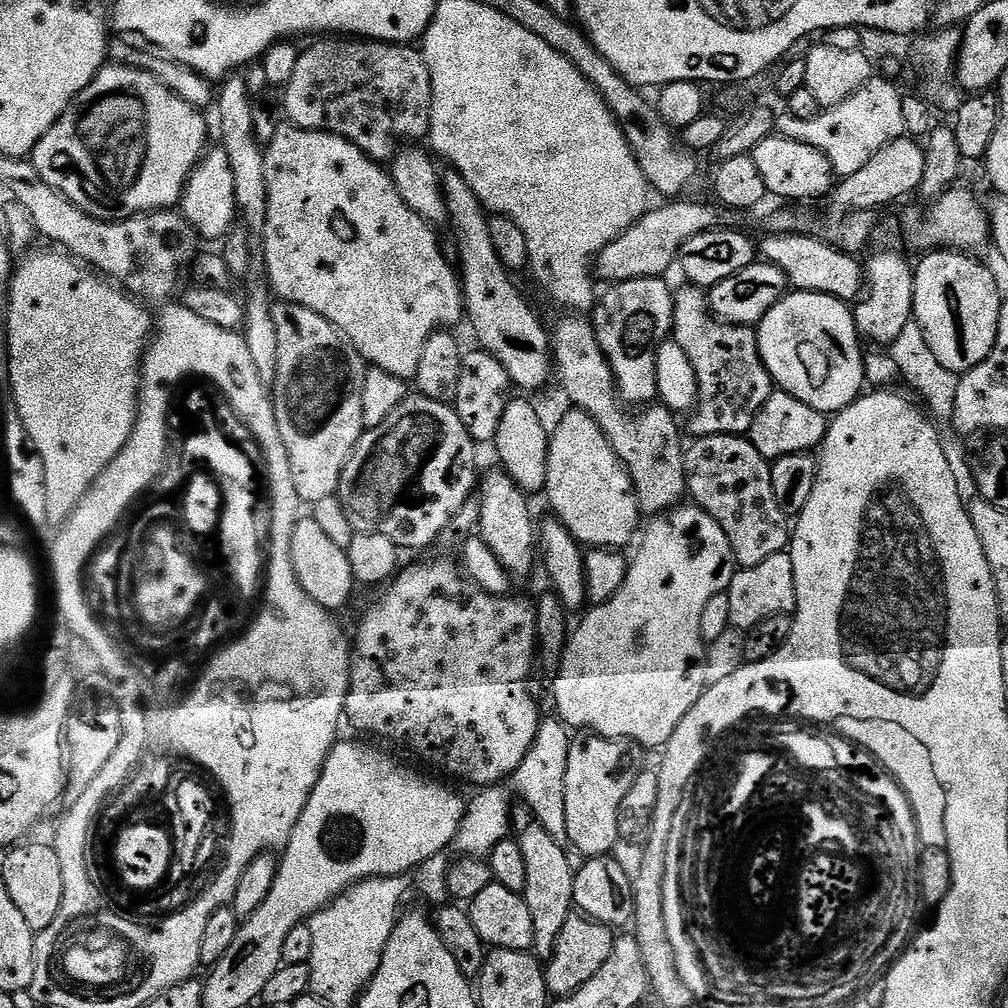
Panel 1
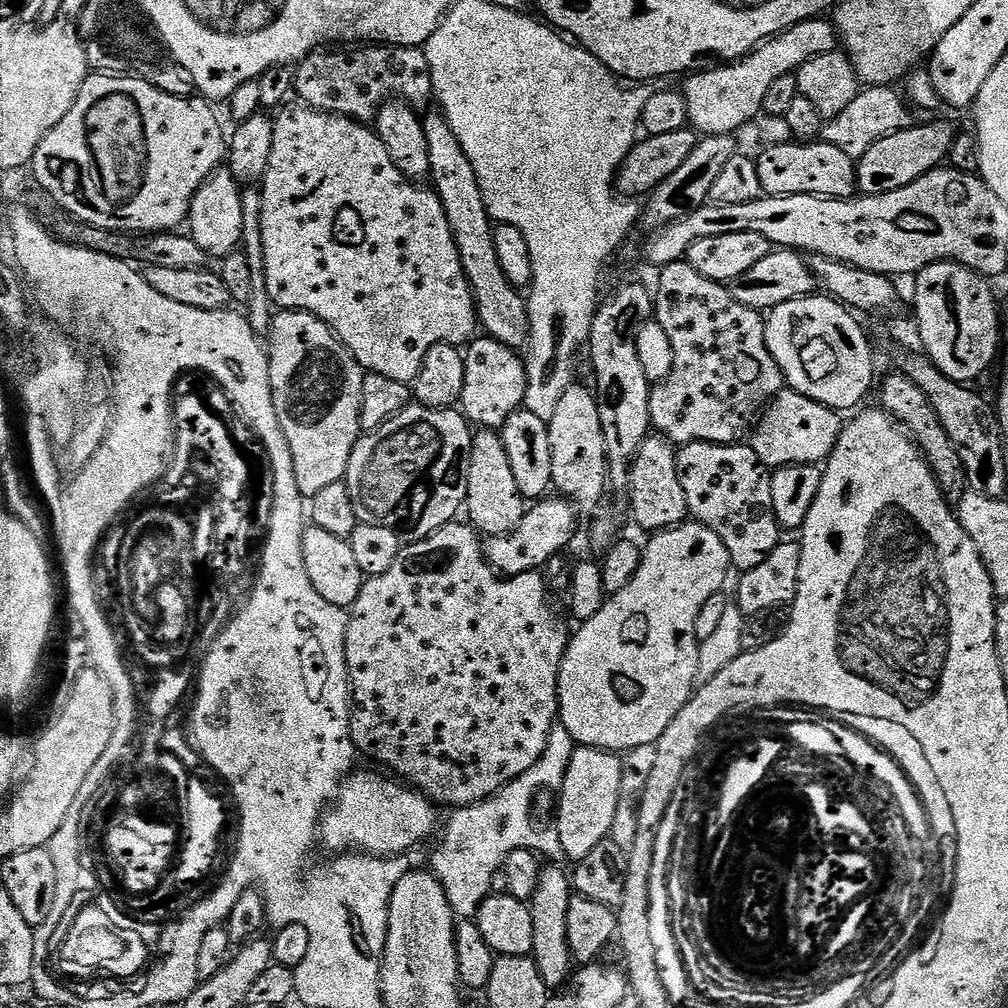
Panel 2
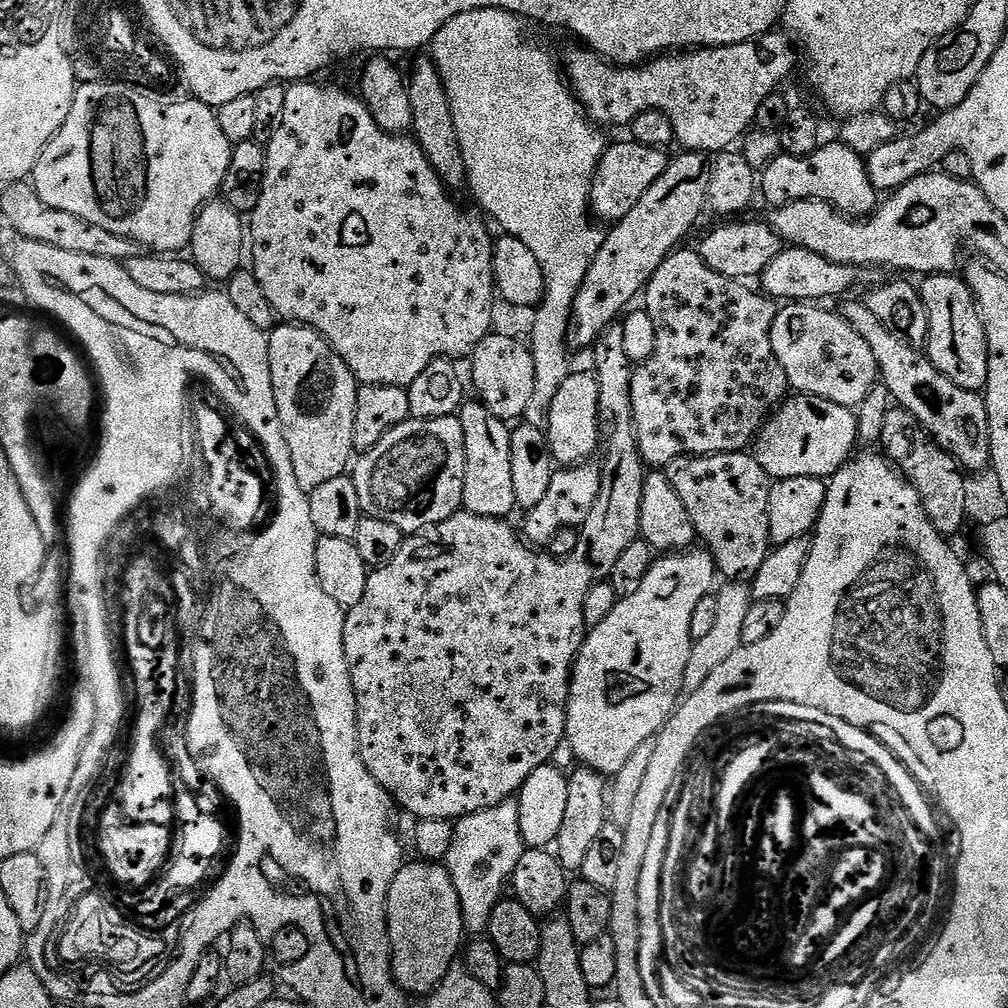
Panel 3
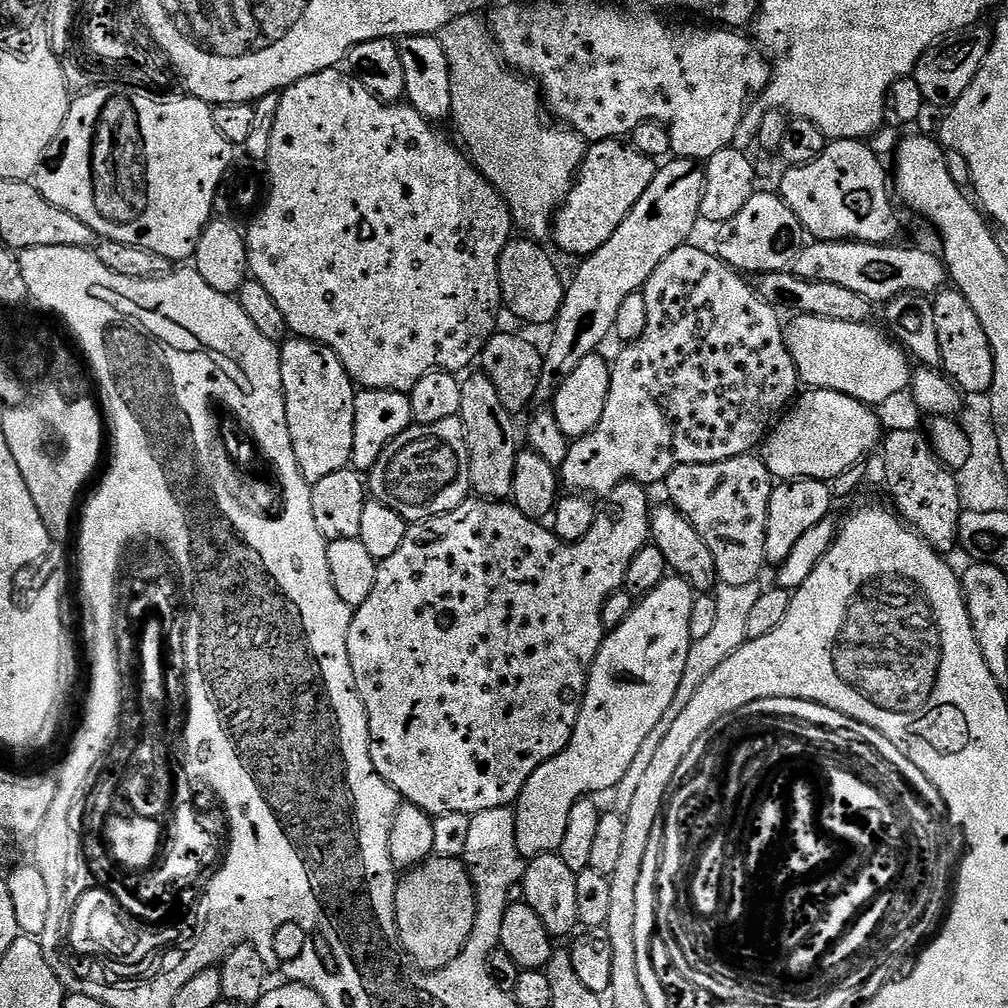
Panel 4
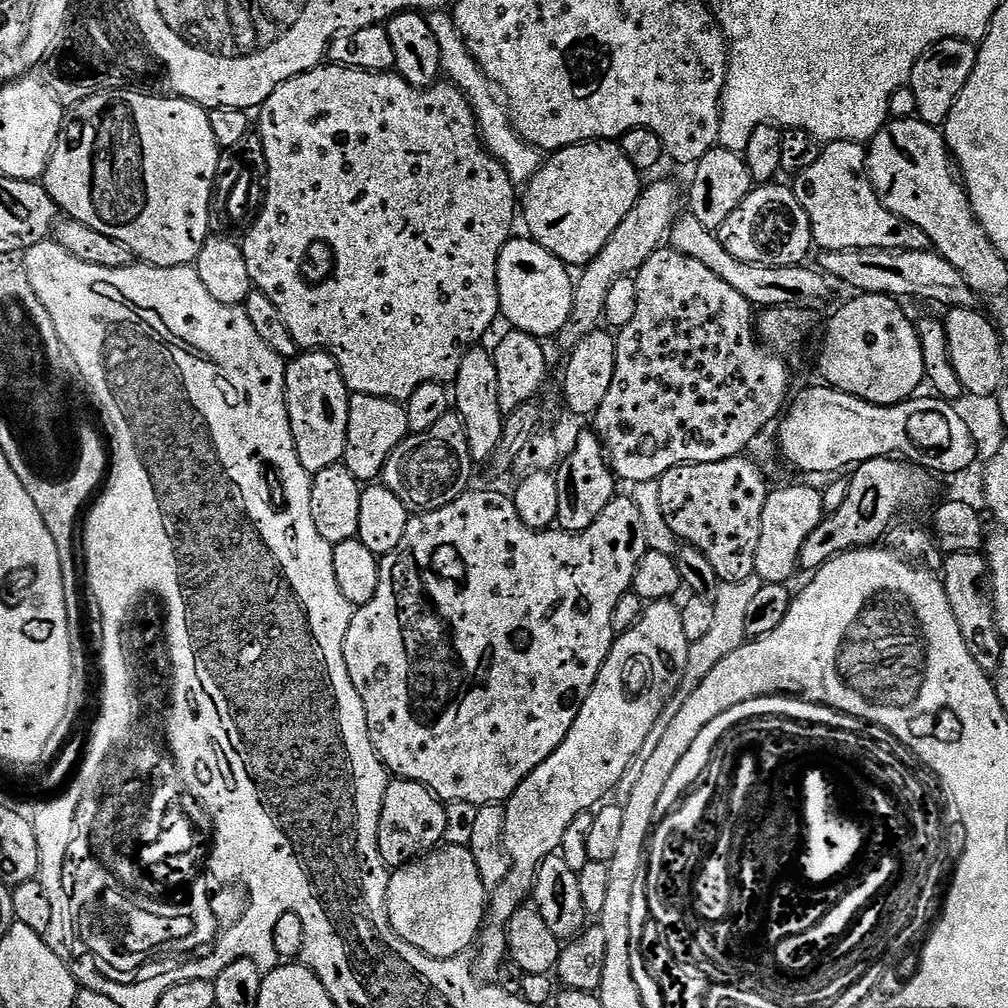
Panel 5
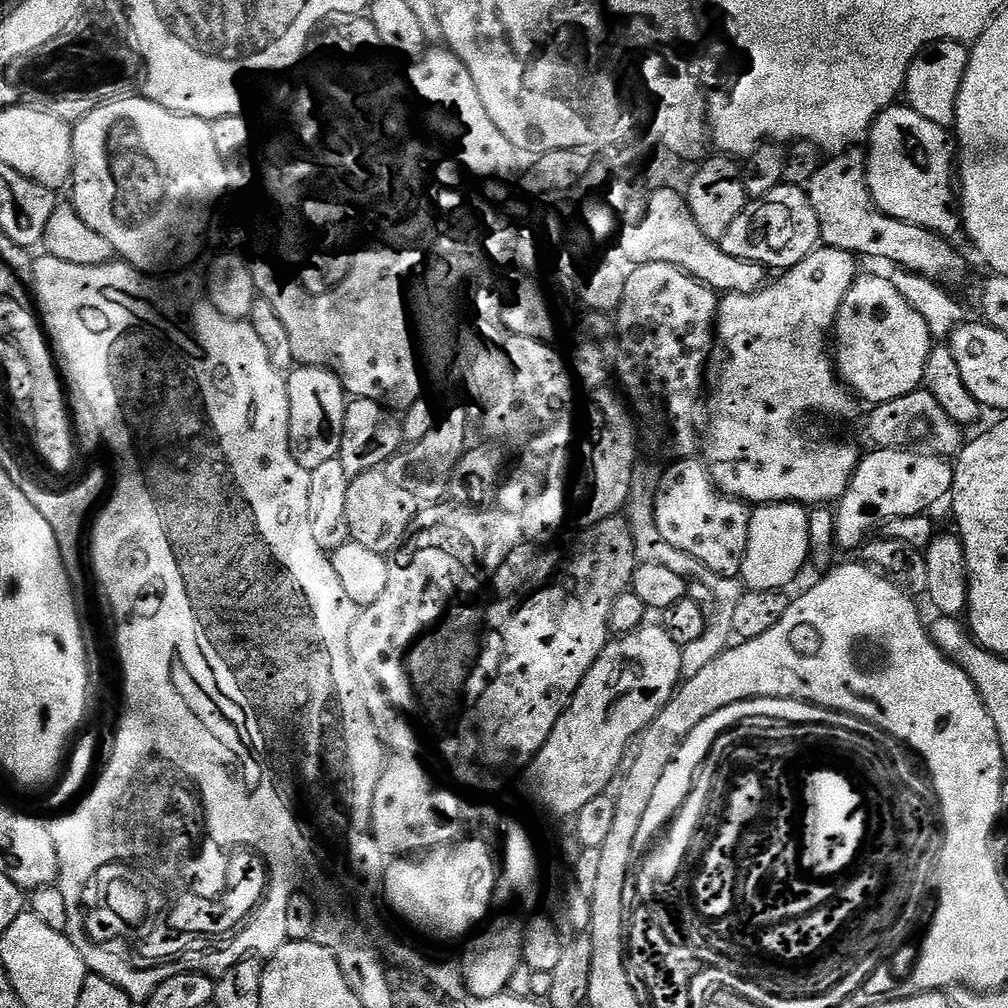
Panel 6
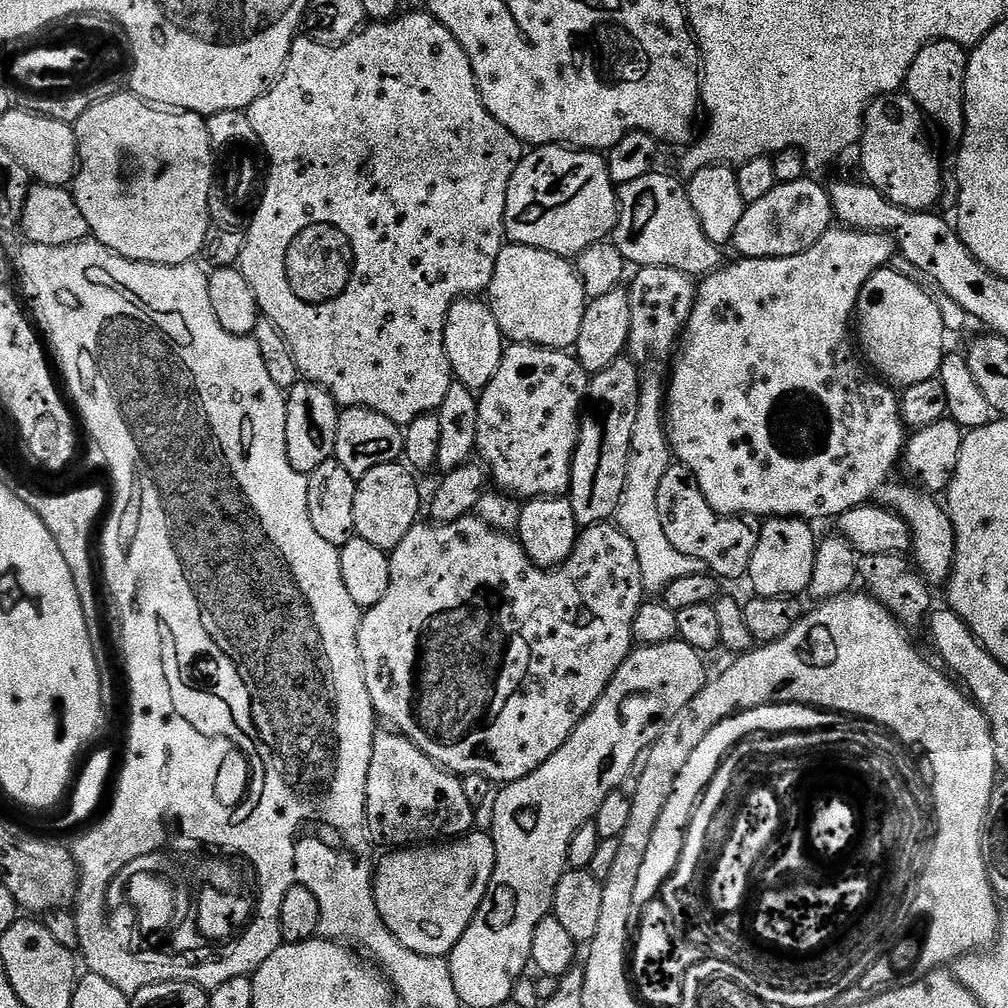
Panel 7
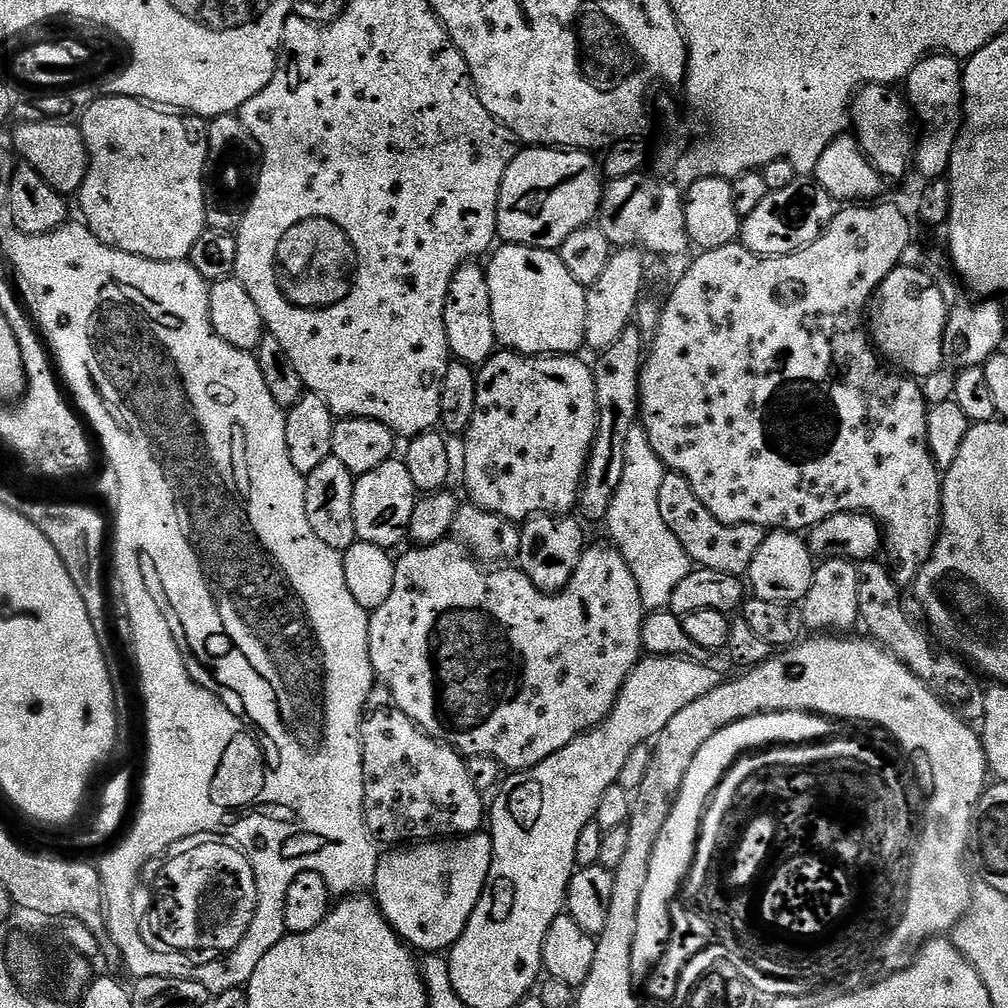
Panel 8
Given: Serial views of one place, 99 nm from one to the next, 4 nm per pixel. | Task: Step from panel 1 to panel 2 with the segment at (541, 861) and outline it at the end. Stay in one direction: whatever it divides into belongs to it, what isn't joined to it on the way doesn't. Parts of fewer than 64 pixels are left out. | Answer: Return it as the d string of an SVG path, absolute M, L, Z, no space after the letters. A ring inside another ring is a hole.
M541 867L538 890L530 901L534 918L534 946L531 957L538 966L538 974L542 974L542 982L546 982L552 990L563 989L574 972L574 961L566 938L566 910L570 910L572 895L574 889L567 871L564 873L560 868Z

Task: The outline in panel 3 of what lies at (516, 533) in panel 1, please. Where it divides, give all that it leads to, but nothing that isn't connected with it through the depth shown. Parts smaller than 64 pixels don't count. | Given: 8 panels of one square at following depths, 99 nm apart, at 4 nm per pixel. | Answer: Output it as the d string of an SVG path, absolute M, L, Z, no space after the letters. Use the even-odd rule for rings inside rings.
M479 399L461 404L458 413L462 434L466 438L466 474L462 486L463 507L479 516L508 518L517 511L514 498L514 478L510 475L510 442L512 428L499 420Z

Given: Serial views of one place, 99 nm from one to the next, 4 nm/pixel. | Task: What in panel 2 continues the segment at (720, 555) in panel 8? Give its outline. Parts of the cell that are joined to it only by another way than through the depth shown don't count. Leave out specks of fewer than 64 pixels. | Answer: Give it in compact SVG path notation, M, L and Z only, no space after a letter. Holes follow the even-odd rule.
M694 442L685 444L676 453L678 479L682 481L682 491L686 494L689 517L695 523L706 526L722 538L722 546L732 559L732 568L741 572L754 570L782 543L782 529L774 514L774 494L772 493L772 472L754 454L754 450L744 442L735 444L707 444Z

